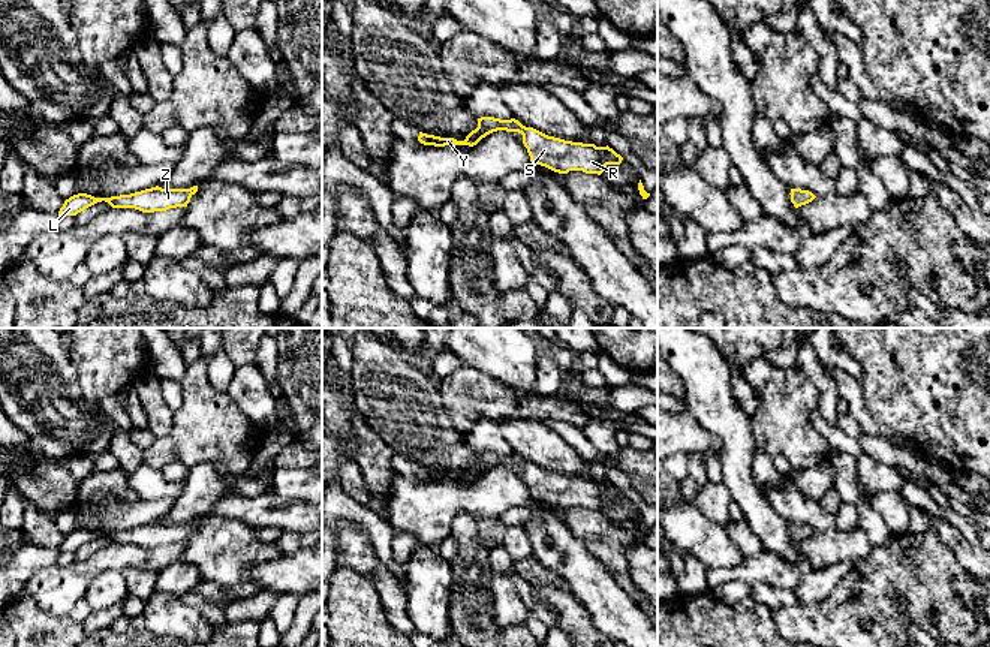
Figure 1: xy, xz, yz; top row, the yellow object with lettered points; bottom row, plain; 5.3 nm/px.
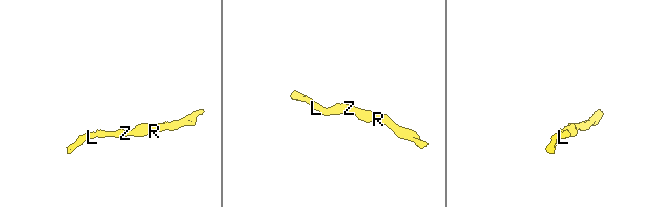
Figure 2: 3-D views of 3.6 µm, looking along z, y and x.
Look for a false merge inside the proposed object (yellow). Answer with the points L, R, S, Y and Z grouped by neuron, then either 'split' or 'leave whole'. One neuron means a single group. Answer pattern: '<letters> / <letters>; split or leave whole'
L R S Y Z; leave whole

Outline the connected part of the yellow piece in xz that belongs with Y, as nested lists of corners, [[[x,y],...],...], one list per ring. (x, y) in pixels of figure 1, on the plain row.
[[[481,452],[478,454],[478,463],[472,466],[464,476],[457,476],[454,473],[440,473],[422,467],[419,467],[418,476],[424,481],[434,482],[473,482],[482,473],[497,466],[521,469],[523,479],[530,491],[530,497],[545,502],[559,509],[568,509],[569,506],[583,506],[586,509],[601,511],[607,500],[620,500],[623,496],[623,493],[608,481],[596,482],[595,479],[572,478],[548,472],[533,463],[523,461],[515,454],[500,455],[494,452]]]

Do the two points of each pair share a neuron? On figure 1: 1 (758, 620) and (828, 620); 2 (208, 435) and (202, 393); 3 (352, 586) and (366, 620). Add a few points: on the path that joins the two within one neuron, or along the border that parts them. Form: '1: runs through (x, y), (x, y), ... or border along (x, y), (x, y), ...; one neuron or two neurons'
1: border along (770, 610), (781, 631); two neurons
2: runs through (208, 424), (202, 403); one neuron
3: runs through (352, 595), (357, 611); one neuron

